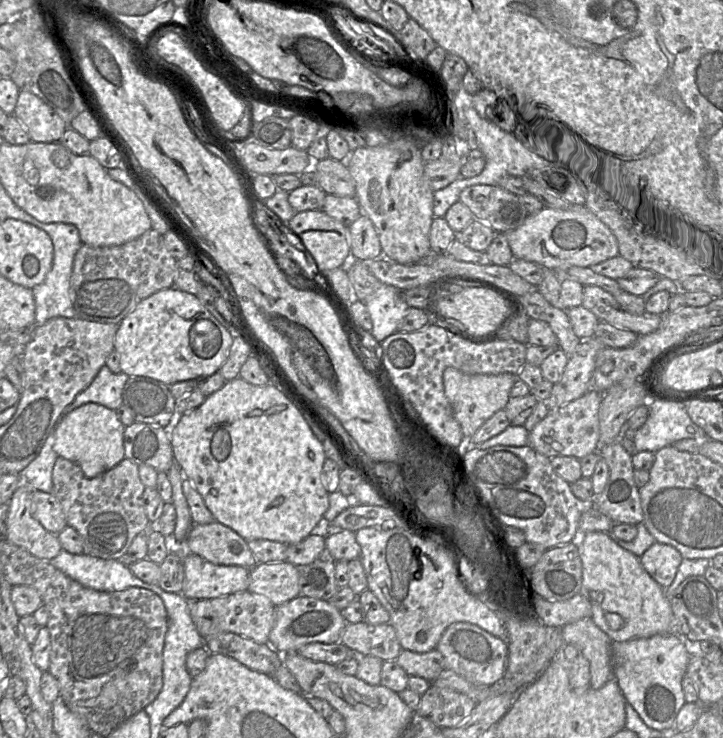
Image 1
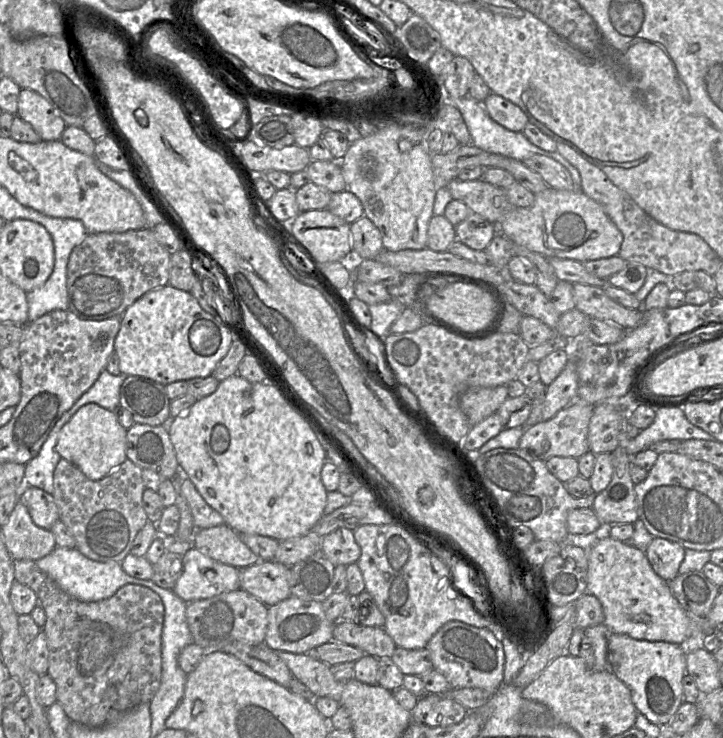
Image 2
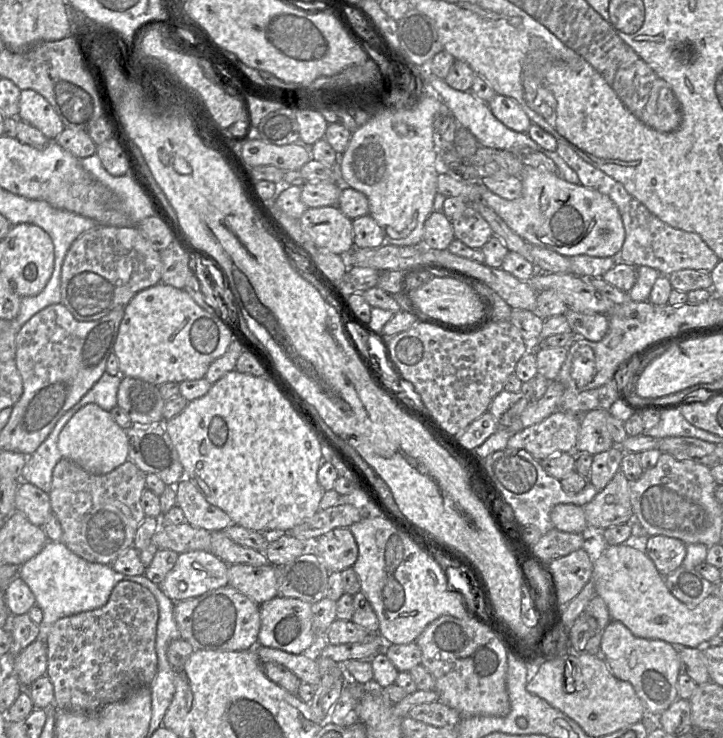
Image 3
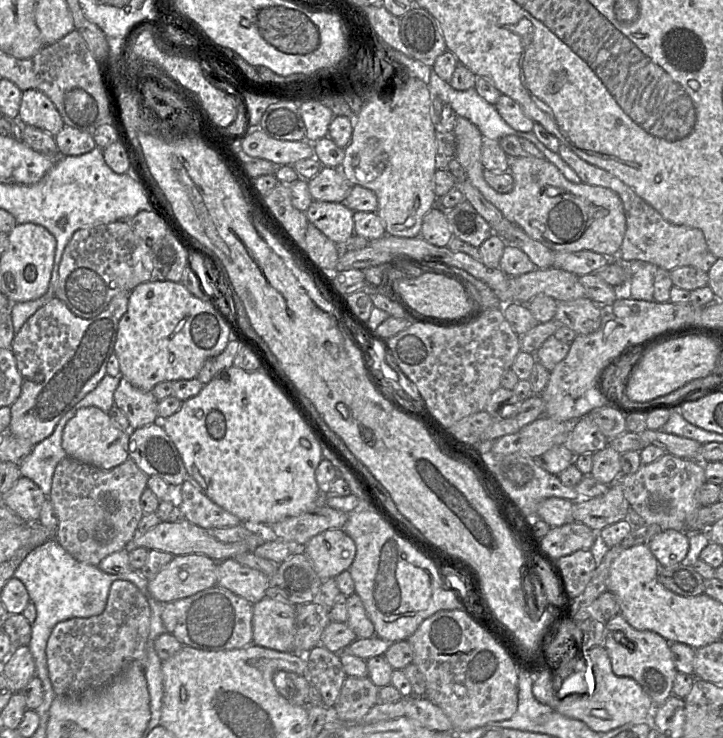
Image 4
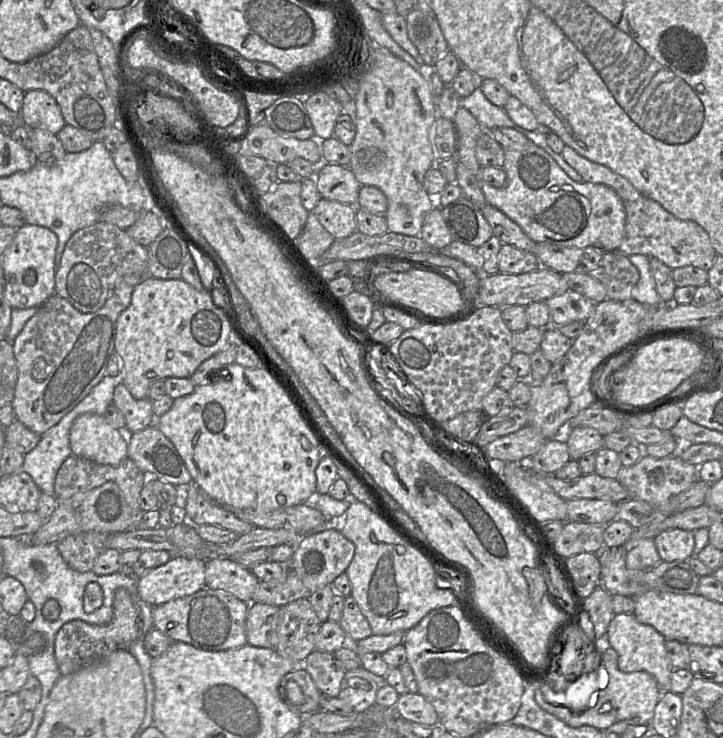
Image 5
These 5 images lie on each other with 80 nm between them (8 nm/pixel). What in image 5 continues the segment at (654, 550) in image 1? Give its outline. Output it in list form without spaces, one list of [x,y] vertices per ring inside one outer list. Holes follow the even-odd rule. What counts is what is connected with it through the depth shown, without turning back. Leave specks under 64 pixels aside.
[[[679,528],[668,529],[654,537],[654,543],[662,561],[685,561],[692,556],[693,531]]]

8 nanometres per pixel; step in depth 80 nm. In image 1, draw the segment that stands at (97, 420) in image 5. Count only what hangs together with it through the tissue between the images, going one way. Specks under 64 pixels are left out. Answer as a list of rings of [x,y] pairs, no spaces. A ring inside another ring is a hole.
[[[89,402],[61,417],[54,428],[53,449],[58,456],[78,464],[88,478],[94,478],[112,469],[125,458],[125,428],[116,410]]]

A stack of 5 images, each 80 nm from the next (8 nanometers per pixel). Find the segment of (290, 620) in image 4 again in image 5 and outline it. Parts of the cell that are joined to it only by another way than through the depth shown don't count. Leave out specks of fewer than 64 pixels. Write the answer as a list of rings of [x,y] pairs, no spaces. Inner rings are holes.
[[[250,603],[246,617],[247,643],[252,646],[273,648],[270,633],[276,628],[278,606]]]

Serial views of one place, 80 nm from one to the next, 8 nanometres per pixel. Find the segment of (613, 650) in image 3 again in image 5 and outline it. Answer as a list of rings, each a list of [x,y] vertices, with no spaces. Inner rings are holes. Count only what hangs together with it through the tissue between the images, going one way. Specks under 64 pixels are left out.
[[[615,614],[607,629],[608,643],[618,654],[618,668],[624,673],[645,671],[657,681],[661,691],[669,690],[672,665],[667,655],[665,638],[650,625],[640,623],[633,614]]]

